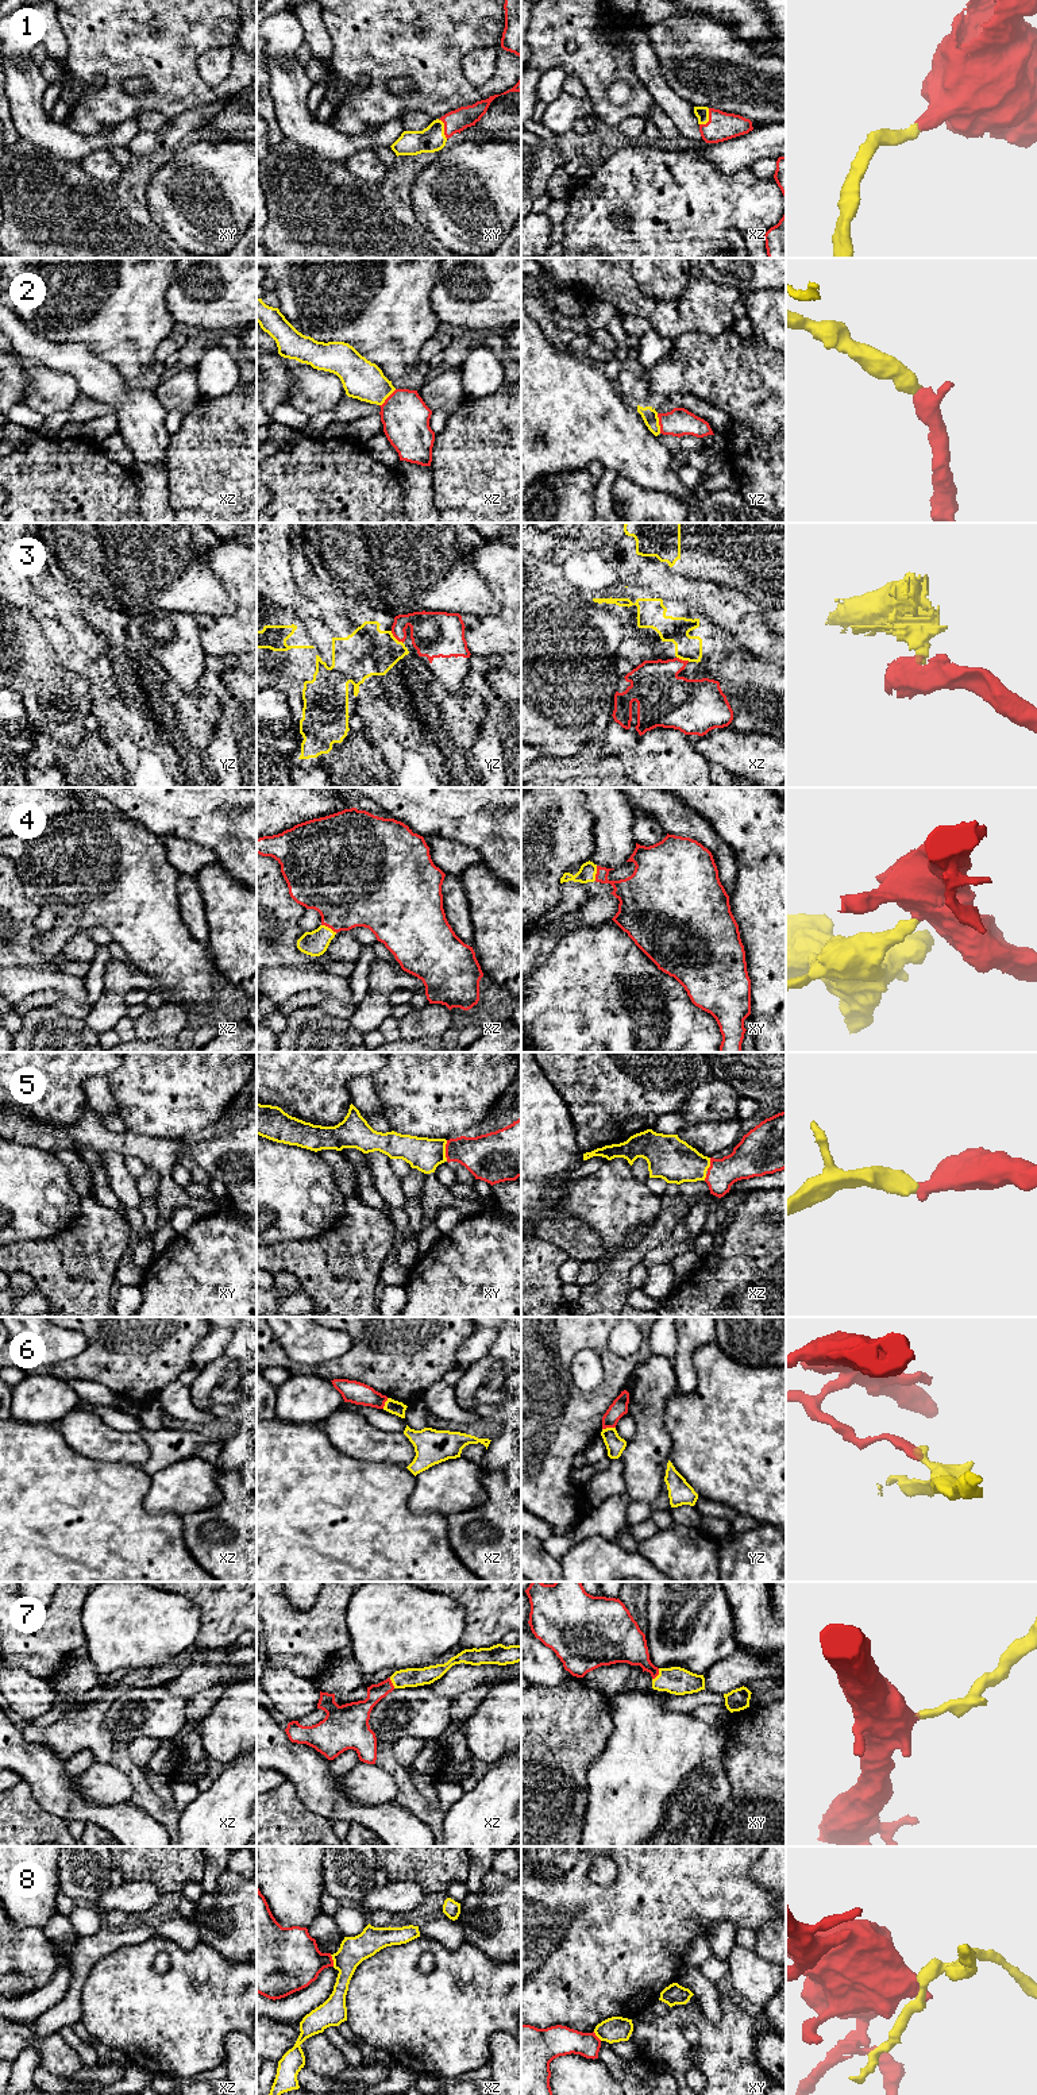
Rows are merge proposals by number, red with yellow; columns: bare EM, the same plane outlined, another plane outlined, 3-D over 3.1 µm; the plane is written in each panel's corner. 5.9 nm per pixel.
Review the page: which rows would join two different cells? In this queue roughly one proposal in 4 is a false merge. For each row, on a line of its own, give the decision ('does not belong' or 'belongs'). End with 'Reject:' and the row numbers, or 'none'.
1: belongs
2: belongs
3: does not belong
4: belongs
5: belongs
6: does not belong
7: belongs
8: does not belong
Reject: 3, 6, 8

